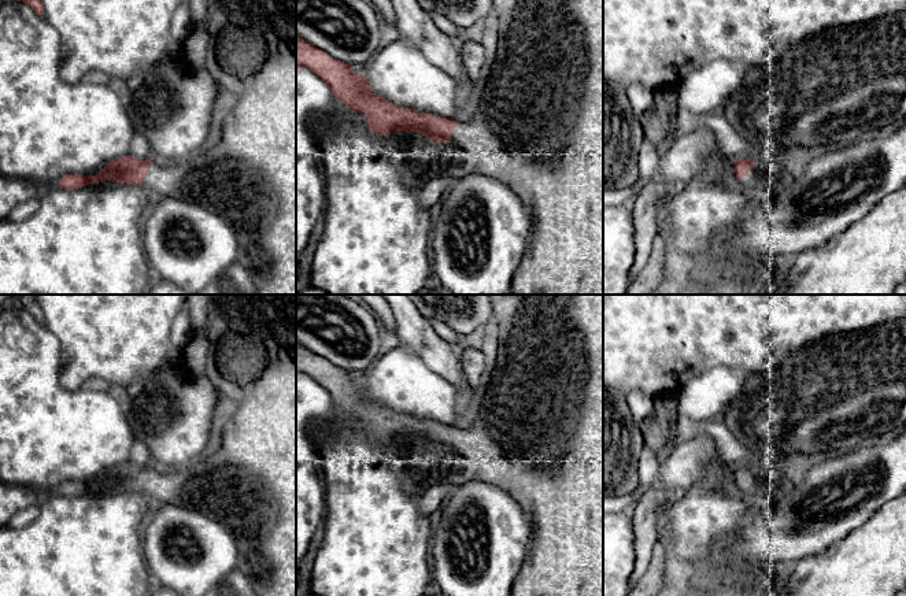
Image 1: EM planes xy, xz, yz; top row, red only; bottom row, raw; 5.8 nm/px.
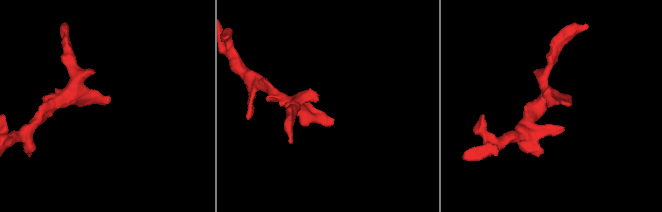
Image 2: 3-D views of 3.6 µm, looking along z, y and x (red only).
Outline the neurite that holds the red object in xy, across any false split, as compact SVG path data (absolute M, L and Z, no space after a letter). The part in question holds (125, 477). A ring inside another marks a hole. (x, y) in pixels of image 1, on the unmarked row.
M285 349L267 362L263 374L254 382L248 397L218 423L222 441L214 454L204 454L173 469L155 464L137 467L121 463L96 482L67 481L59 486L64 496L79 496L89 491L115 488L143 492L154 504L171 504L199 511L222 523L236 537L237 570L252 584L255 596L296 596L296 362Z

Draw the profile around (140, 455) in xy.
M134 440L129 454L129 462L137 467L152 464L152 455L143 441Z

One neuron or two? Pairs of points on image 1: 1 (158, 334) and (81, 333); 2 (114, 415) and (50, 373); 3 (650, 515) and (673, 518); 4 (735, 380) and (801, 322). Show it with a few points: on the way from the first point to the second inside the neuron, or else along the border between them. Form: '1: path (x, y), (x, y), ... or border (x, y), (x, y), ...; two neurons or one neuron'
1: path (139, 334), (100, 333); one neuron
2: path (95, 415), (81, 415), (58, 392); one neuron
3: border (676, 493), (662, 511), (662, 528); two neurons
4: border (712, 367), (728, 366), (740, 370), (746, 376); two neurons

